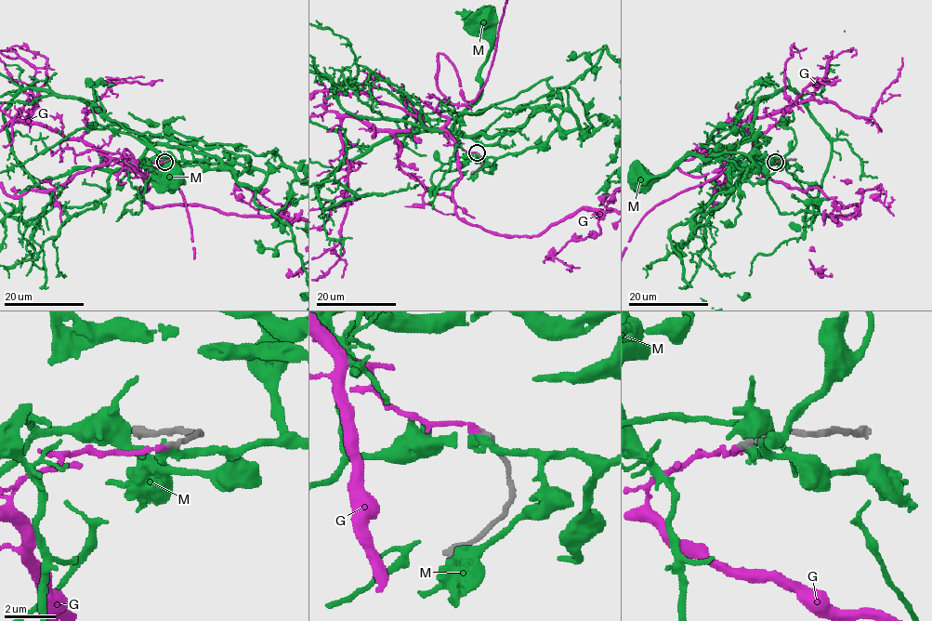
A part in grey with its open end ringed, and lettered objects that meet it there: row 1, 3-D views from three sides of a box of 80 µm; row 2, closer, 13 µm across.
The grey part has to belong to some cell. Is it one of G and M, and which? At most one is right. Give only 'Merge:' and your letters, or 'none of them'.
Merge: G

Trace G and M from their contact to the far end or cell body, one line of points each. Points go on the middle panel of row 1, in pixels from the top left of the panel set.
G: (477, 153), (461, 146), (436, 111), (444, 97), (437, 56), (450, 61), (472, 101), (505, 6)
M: (478, 154), (538, 147), (557, 126), (534, 110), (512, 131), (452, 129), (479, 95), (482, 17)

